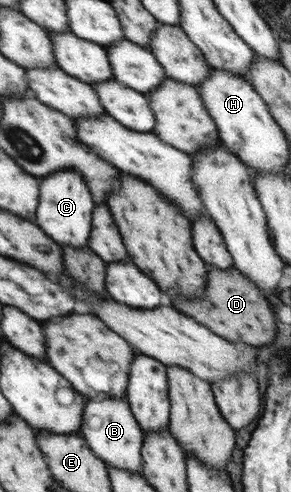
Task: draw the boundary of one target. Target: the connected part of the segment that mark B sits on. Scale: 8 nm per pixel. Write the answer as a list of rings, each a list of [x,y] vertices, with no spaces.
[[[89,399],[86,403],[80,433],[87,439],[94,452],[108,467],[125,469],[137,474],[143,470],[143,442],[146,433],[131,410],[127,399]]]

